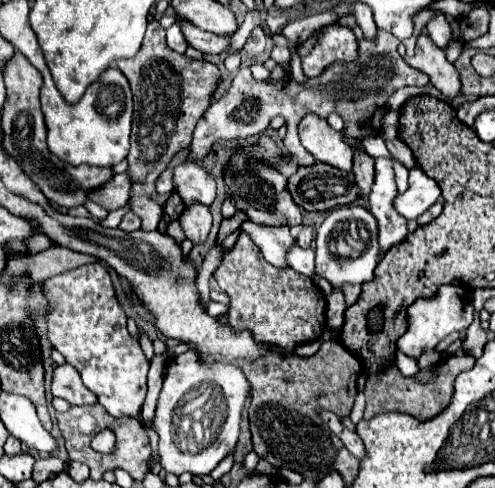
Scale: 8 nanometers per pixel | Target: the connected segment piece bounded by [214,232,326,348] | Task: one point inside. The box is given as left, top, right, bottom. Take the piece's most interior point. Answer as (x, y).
(280, 306)

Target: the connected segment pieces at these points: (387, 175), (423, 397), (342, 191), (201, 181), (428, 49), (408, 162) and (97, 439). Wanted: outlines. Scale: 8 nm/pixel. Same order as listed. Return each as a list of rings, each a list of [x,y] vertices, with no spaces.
[[[376,158],[376,180],[370,192],[370,210],[378,220],[382,252],[386,252],[390,246],[402,242],[408,236],[406,220],[394,208],[398,188],[394,182],[392,164],[392,158]]]
[[[464,354],[464,356],[448,356],[444,358],[438,366],[436,366],[436,380],[432,382],[418,382],[412,378],[406,378],[400,374],[396,362],[392,362],[388,368],[380,370],[378,374],[372,374],[368,378],[368,384],[364,388],[364,394],[366,394],[366,412],[364,412],[364,418],[372,418],[380,412],[406,412],[406,414],[412,414],[416,416],[418,420],[426,420],[430,416],[436,416],[440,414],[448,404],[450,404],[450,398],[452,398],[452,392],[454,392],[454,380],[456,380],[456,374],[460,374],[462,370],[470,370],[474,366],[474,358]]]
[[[316,162],[312,166],[300,166],[296,170],[296,174],[292,174],[288,178],[288,190],[294,198],[294,202],[306,210],[306,212],[324,212],[324,210],[332,210],[336,206],[346,206],[352,204],[360,198],[360,190],[354,182],[354,174],[352,172],[344,172],[340,168],[334,168],[330,164],[322,164]]]
[[[182,162],[174,168],[174,190],[180,194],[186,206],[210,206],[216,198],[214,178],[194,162]]]
[[[420,34],[418,42],[416,42],[416,54],[414,56],[408,56],[408,54],[402,54],[402,58],[426,72],[430,76],[430,84],[440,90],[448,100],[454,100],[460,96],[460,74],[458,70],[454,68],[454,64],[450,64],[446,60],[446,54],[444,50],[440,50],[432,40],[430,36],[426,34]]]
[[[396,138],[396,140],[386,140],[386,146],[388,146],[390,154],[392,154],[400,164],[404,164],[408,170],[412,170],[412,168],[416,166],[416,160],[414,160],[410,148],[408,148],[402,140],[398,140],[398,138]]]
[[[104,428],[104,430],[100,430],[100,432],[94,436],[94,440],[92,440],[90,446],[92,446],[96,452],[112,454],[114,448],[116,448],[116,436],[114,436],[114,432],[112,432],[110,428]]]

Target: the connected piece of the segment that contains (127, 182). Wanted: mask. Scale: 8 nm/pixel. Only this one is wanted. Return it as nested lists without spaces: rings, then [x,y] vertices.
[[[128,172],[116,174],[112,178],[112,182],[108,182],[108,186],[98,190],[98,194],[94,196],[94,202],[104,206],[108,212],[112,212],[126,204],[126,200],[130,198],[130,186],[132,186],[132,180],[130,180]]]

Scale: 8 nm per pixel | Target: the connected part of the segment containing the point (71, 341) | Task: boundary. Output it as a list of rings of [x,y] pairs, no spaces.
[[[100,264],[80,266],[48,278],[44,294],[54,302],[48,320],[48,336],[54,348],[80,372],[84,386],[98,396],[108,414],[140,418],[150,364],[140,344],[126,330],[126,314],[114,296],[108,272]]]

